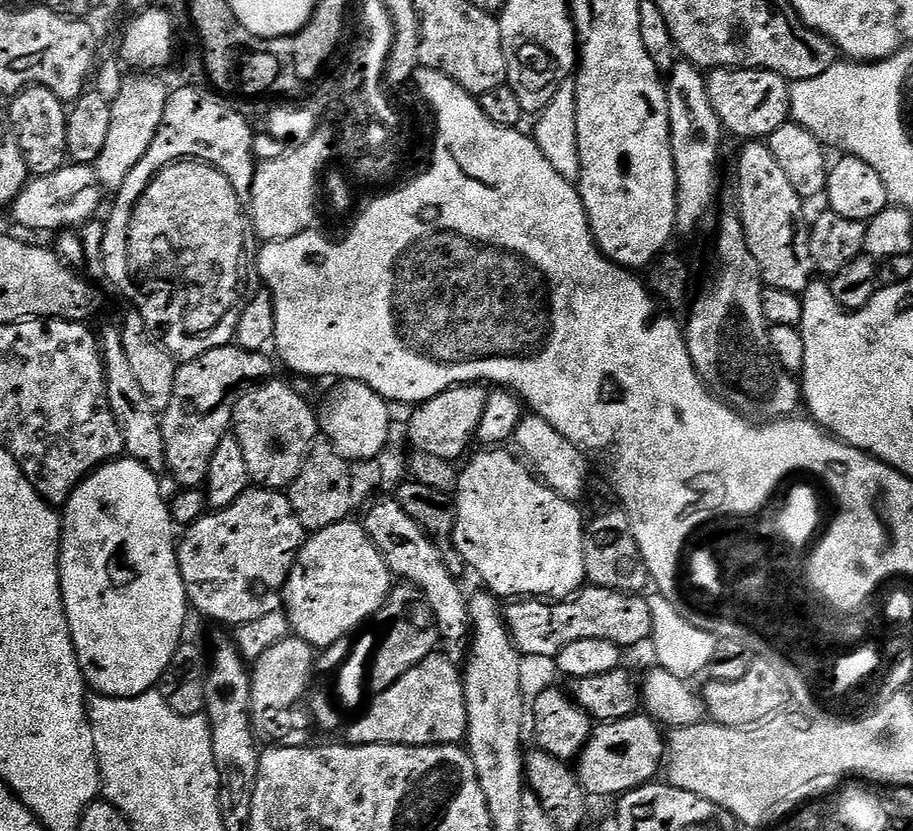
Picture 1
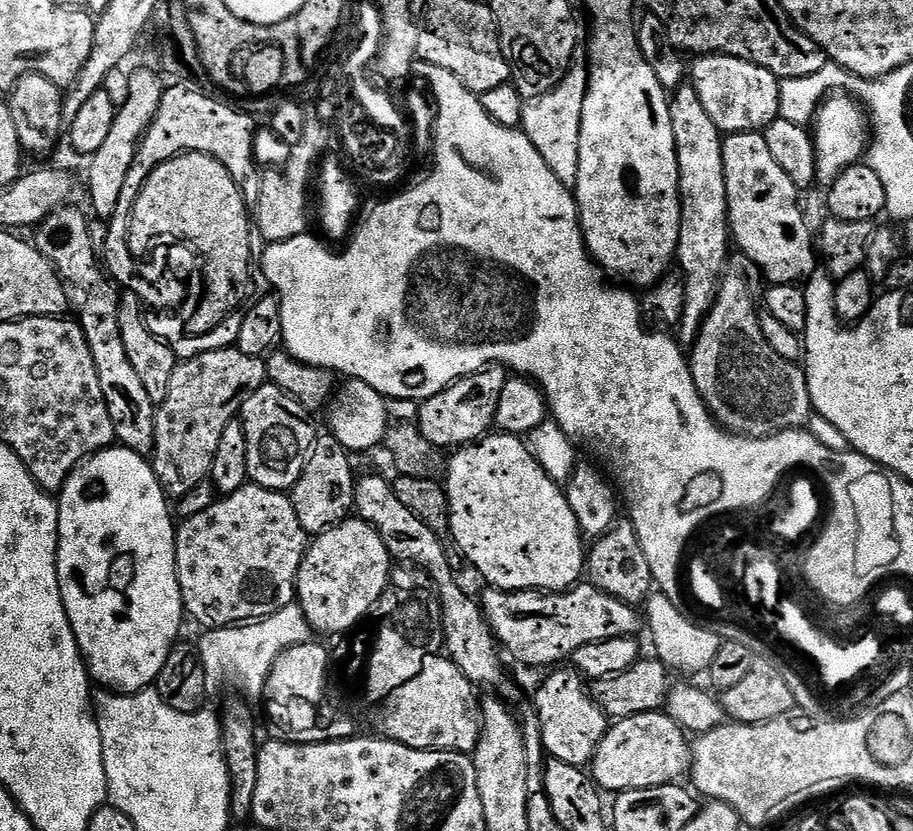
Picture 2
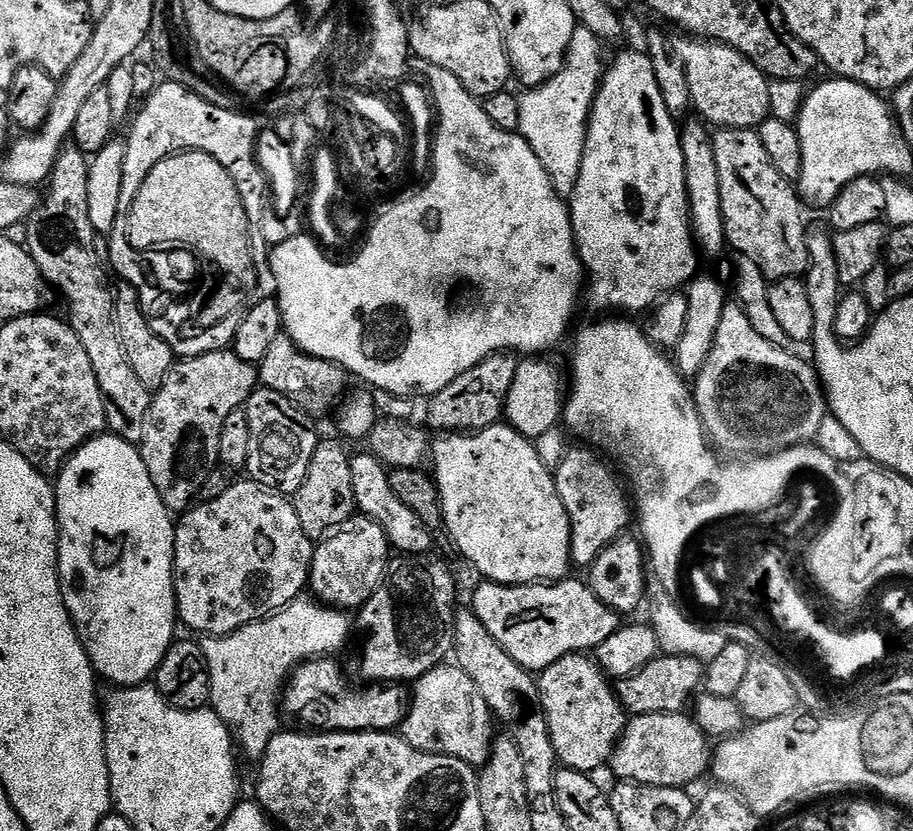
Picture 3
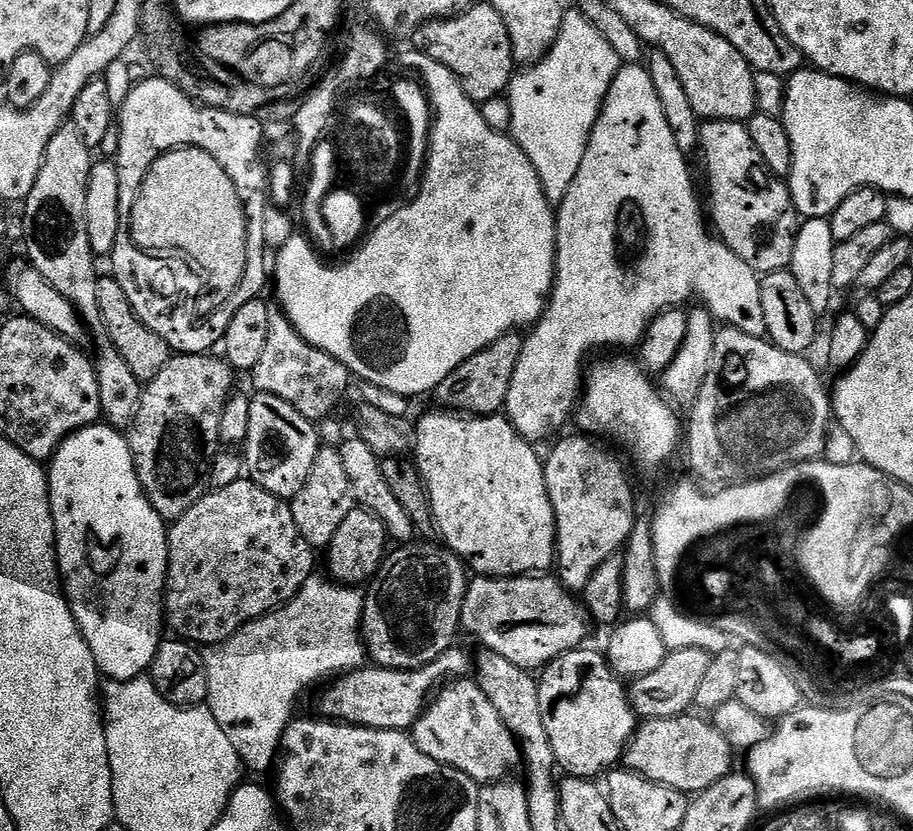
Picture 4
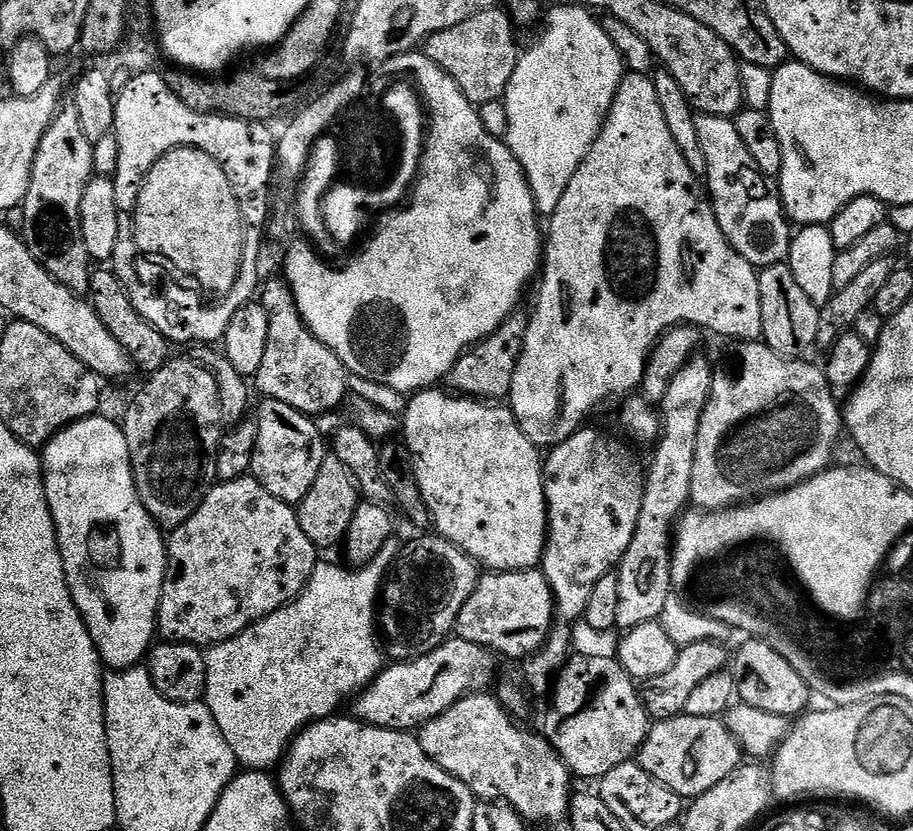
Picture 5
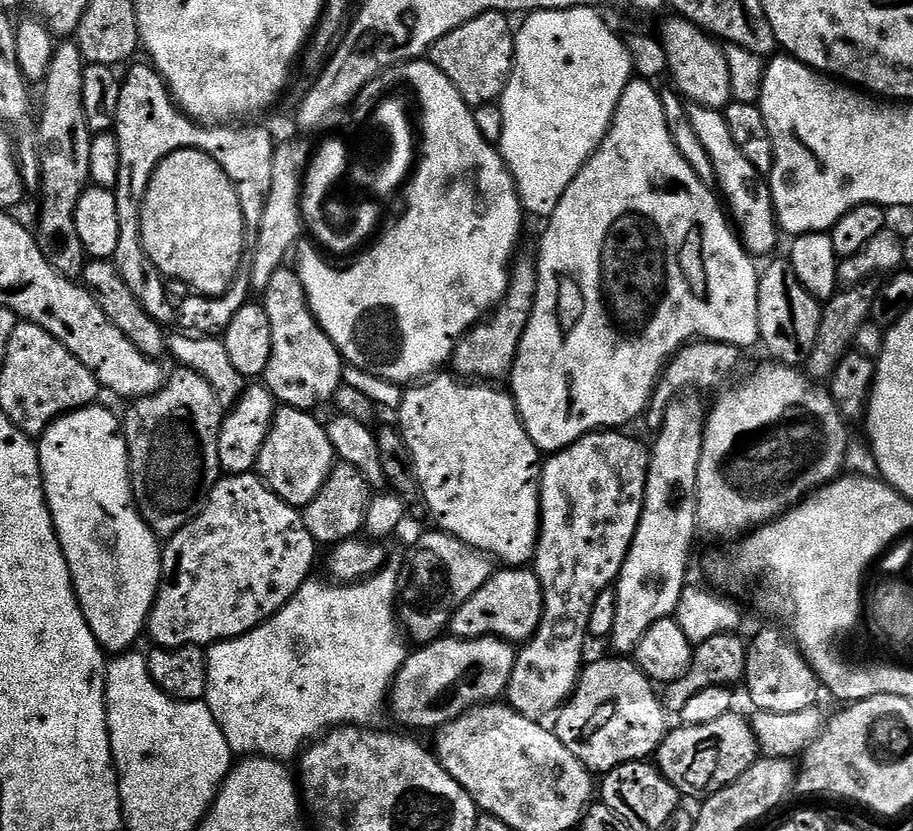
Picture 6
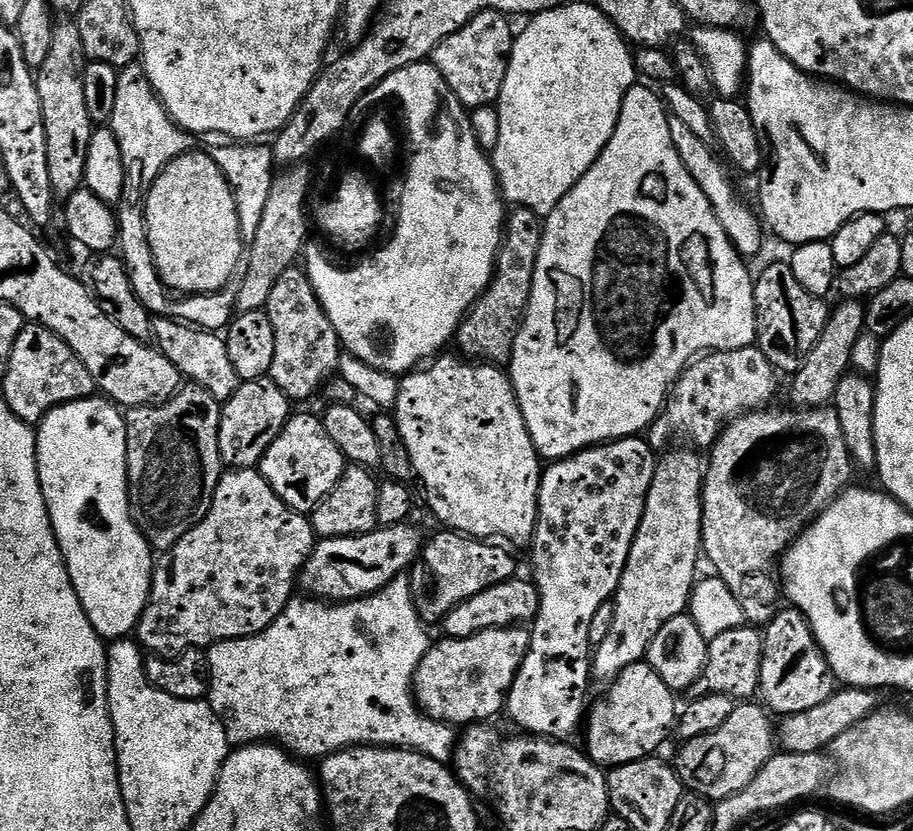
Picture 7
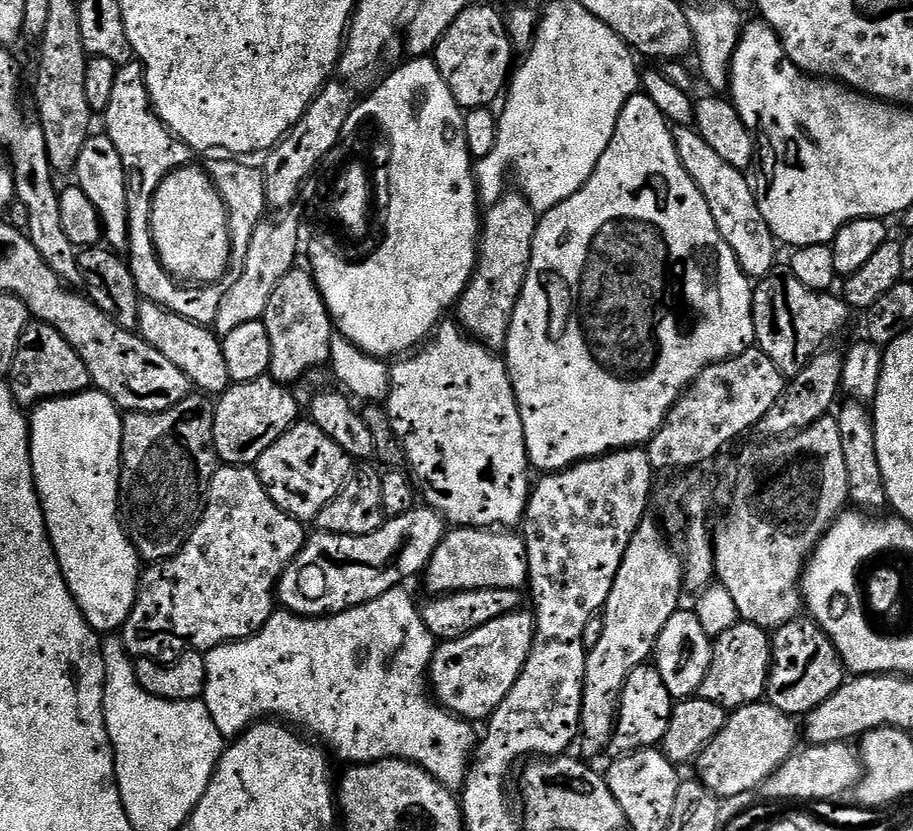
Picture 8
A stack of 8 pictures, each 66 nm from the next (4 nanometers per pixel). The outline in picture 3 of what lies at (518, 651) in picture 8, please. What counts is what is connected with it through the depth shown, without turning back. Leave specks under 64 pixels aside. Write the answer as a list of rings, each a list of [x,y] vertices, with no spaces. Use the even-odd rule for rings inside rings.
[[[332,658],[305,660],[292,673],[283,693],[282,708],[292,716],[304,716],[313,712],[316,716],[328,716],[330,732],[387,732],[399,729],[408,712],[409,693],[399,684],[382,684],[365,687],[365,692],[348,688],[344,672]]]

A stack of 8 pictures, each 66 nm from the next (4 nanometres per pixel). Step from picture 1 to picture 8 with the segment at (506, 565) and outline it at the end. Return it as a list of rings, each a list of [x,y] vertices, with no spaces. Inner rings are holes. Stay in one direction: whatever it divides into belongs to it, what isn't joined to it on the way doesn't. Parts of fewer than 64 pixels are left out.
[[[441,323],[419,350],[391,365],[388,416],[404,447],[407,467],[419,481],[423,499],[428,499],[427,507],[435,508],[452,526],[508,530],[523,521],[530,495],[526,438],[512,379],[507,363],[493,349],[479,344],[459,323],[448,323]]]

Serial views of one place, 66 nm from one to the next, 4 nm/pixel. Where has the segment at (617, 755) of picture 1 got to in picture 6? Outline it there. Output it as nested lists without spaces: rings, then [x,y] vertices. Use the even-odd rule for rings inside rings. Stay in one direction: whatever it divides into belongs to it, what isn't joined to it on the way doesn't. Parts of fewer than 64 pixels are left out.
[[[727,712],[722,714],[722,718],[714,718],[714,722],[706,722],[702,726],[684,724],[680,728],[673,727],[660,743],[654,753],[654,763],[680,791],[681,797],[703,797],[722,790],[746,774],[746,770],[750,770],[752,763],[758,759],[760,748],[756,745],[749,717],[739,716],[738,712]]]

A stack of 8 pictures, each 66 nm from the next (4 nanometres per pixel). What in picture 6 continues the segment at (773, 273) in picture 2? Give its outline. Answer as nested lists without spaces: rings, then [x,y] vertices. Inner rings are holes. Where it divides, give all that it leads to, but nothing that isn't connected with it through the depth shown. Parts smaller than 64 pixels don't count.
[[[691,103],[687,107],[690,126],[694,126],[702,146],[706,146],[706,154],[710,154],[710,162],[714,162],[715,187],[730,213],[730,220],[739,235],[740,243],[753,257],[771,257],[776,243],[782,239],[782,233],[776,223],[776,211],[772,208],[772,190],[768,187],[767,179],[758,170],[754,170],[754,166],[750,166],[750,160],[734,142],[730,128],[726,126],[723,111]]]

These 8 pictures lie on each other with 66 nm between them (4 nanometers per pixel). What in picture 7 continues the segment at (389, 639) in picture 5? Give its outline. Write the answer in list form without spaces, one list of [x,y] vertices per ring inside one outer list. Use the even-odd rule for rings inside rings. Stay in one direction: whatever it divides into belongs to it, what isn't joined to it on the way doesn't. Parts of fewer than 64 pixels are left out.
[[[440,530],[432,541],[421,547],[416,563],[410,569],[412,586],[412,606],[425,625],[439,625],[444,615],[454,606],[474,598],[490,586],[513,579],[517,575],[516,560],[507,552],[507,547],[496,542],[477,540],[471,536],[462,536],[451,530]]]

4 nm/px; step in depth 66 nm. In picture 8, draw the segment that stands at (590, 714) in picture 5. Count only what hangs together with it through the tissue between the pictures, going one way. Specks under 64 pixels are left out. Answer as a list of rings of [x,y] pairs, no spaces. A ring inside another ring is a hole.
[[[651,663],[639,664],[624,683],[624,691],[620,694],[620,710],[616,714],[616,729],[612,731],[611,751],[616,756],[627,756],[629,752],[637,752],[640,748],[654,748],[663,741],[666,726],[670,726],[670,718],[674,701],[670,690],[666,690],[666,682],[662,682],[662,674]]]

